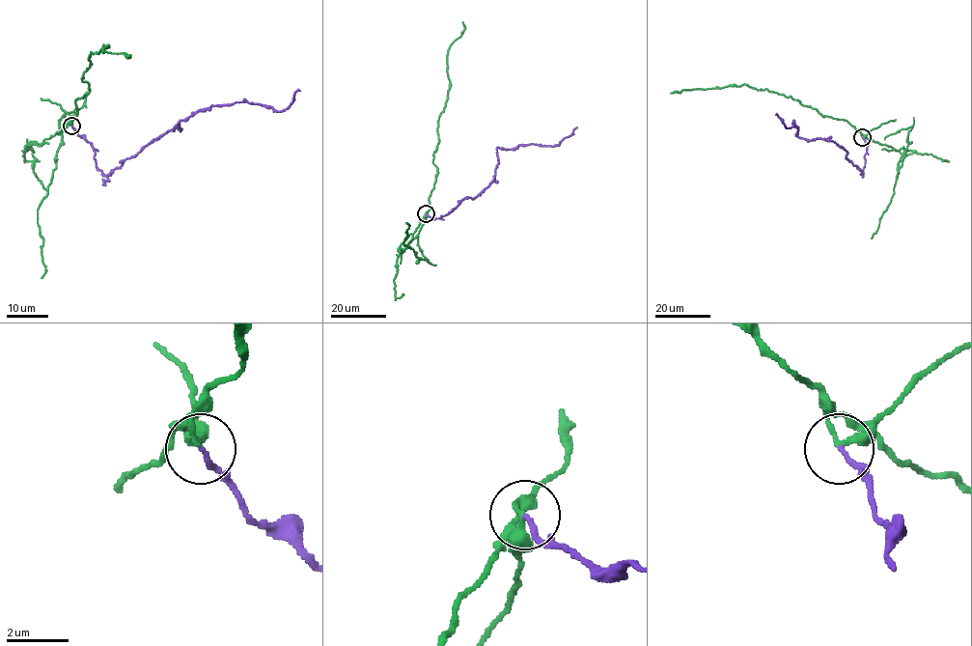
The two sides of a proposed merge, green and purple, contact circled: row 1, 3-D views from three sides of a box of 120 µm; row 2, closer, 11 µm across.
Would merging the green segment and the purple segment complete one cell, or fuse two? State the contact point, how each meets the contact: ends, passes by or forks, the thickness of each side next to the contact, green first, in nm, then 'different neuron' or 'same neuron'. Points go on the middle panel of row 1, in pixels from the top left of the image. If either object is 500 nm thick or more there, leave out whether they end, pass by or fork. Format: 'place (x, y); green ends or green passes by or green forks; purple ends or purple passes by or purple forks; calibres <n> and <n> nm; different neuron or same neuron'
place (426, 213); green passes by; purple ends; calibres 240 and 170 nm; different neuron

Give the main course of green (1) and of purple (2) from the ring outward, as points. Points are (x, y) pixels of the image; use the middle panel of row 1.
1: (427, 213), (438, 172), (432, 162), (438, 142), (438, 120), (449, 89), (448, 49), (463, 31), (462, 22)
2: (427, 213), (438, 218), (463, 199), (481, 193), (495, 172), (497, 148), (557, 145), (577, 127)

